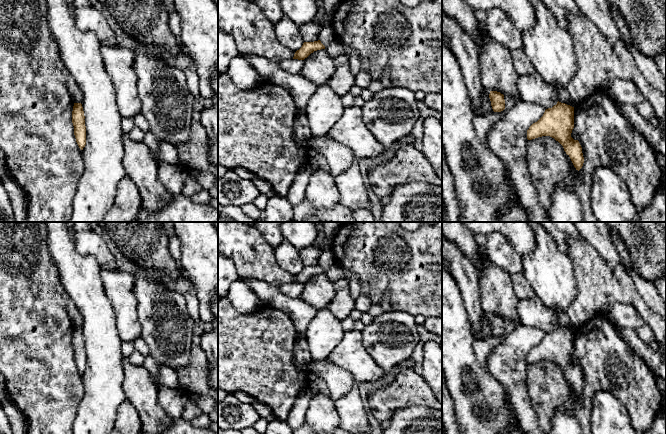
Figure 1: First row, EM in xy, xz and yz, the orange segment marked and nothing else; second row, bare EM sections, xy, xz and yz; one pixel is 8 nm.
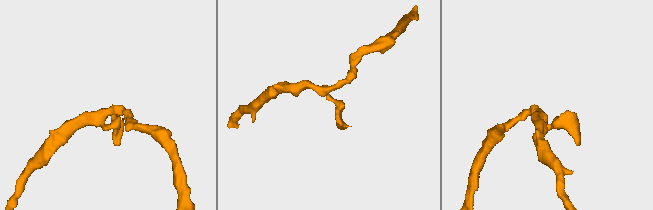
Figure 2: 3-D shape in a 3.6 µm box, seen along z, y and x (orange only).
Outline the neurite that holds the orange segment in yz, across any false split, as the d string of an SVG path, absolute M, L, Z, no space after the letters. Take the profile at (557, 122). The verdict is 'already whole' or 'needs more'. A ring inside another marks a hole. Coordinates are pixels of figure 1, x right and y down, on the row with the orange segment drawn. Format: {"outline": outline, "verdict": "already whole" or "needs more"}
{"outline": "M557 102L552 108L545 110L543 116L527 130L527 139L550 136L558 141L570 157L576 170L584 163L582 147L578 140L571 137L574 128L574 107Z", "verdict": "already whole"}

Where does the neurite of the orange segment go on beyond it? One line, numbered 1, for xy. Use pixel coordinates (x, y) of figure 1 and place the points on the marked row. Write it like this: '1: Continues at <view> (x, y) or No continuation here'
1: No continuation here

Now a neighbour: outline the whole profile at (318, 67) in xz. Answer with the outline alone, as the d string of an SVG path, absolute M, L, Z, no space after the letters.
M326 49L314 51L303 62L300 74L317 87L327 84L335 73L334 60Z

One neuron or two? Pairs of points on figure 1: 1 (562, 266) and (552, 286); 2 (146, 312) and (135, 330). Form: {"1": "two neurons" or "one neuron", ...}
{"1": "one neuron", "2": "two neurons"}

